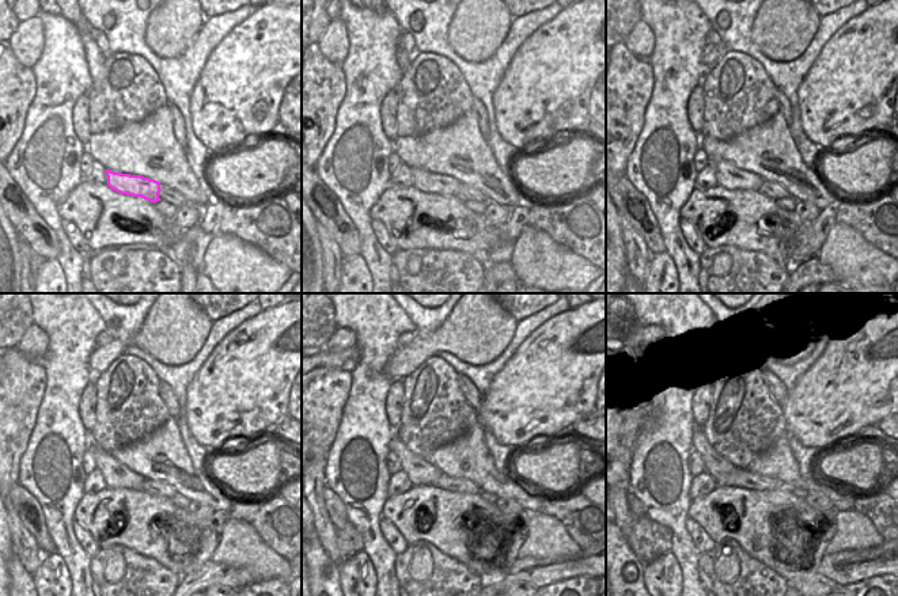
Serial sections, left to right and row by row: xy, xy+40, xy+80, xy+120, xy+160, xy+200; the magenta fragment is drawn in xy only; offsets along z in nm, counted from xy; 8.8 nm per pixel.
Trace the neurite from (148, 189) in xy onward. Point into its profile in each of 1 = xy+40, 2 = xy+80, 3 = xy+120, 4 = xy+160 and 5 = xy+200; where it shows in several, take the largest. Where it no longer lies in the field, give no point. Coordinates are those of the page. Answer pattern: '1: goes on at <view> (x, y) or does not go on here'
1: goes on at xy+40 (429, 182)
2: goes on at xy+80 (727, 175)
3: goes on at xy+120 (118, 475)
4: goes on at xy+160 (417, 469)
5: goes on at xy+200 (715, 464)

